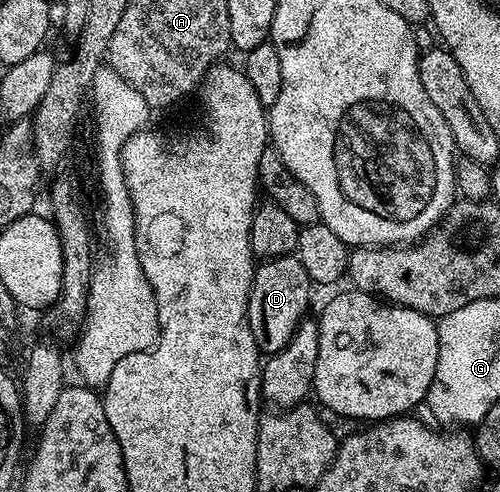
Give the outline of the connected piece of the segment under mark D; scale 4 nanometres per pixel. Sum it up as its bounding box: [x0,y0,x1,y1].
[246,256,312,354]

